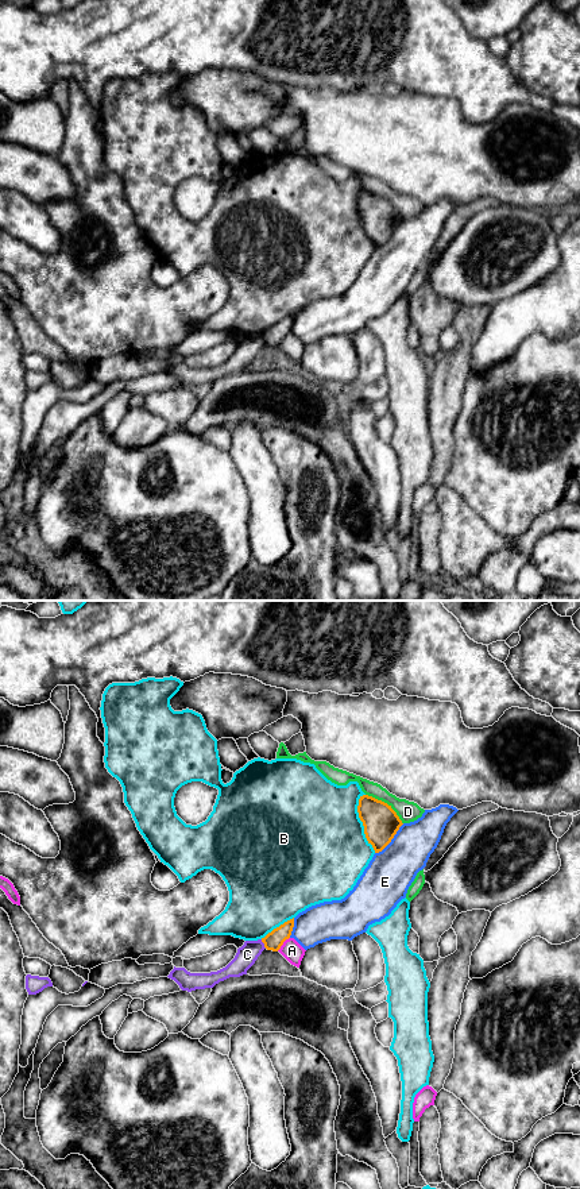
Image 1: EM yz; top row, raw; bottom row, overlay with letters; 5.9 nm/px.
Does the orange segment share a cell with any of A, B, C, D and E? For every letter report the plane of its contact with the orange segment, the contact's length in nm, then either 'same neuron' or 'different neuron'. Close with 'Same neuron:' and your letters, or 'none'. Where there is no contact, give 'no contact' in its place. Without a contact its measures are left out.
A: contact in yz; length 120 nm; different neuron
B: contact in yz; length 360 nm; different neuron
C: contact in yz; length 70 nm; different neuron
D: contact in yz; length 280 nm; different neuron
E: contact in yz; length 260 nm; different neuron
Same neuron: none

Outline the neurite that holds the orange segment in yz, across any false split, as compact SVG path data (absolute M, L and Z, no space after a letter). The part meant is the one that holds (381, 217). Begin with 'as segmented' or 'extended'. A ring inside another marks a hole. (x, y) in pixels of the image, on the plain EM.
as segmented | M368 190L360 192L357 208L375 248L382 247L403 220L391 201Z

